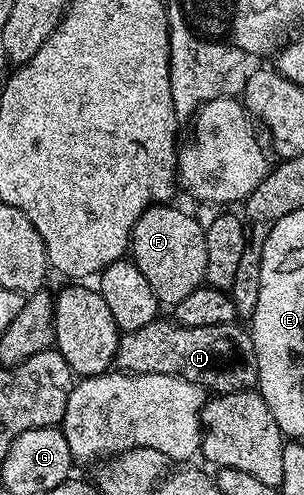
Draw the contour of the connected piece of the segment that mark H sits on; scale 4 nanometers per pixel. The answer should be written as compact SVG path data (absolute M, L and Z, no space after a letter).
M169 318L153 319L144 329L125 332L118 340L117 370L132 375L140 373L168 373L184 381L200 385L208 393L227 395L249 391L258 386L258 366L254 337L237 322L228 325L200 325L185 327Z

